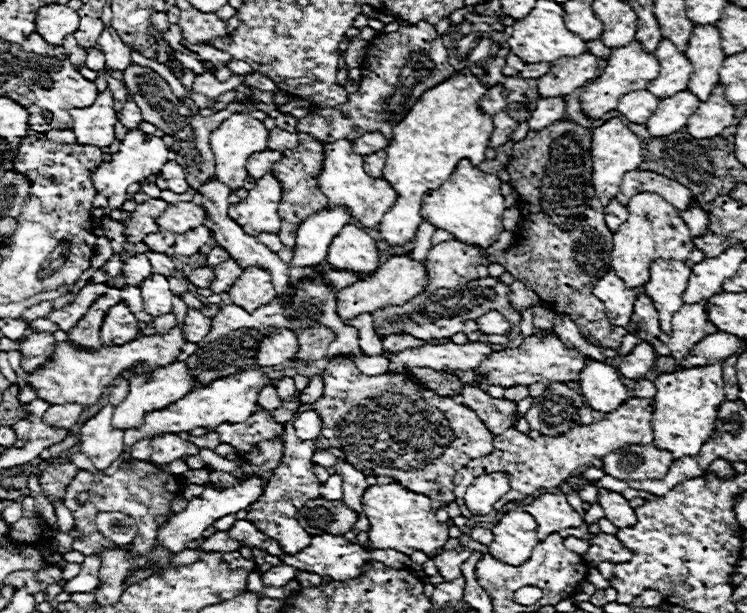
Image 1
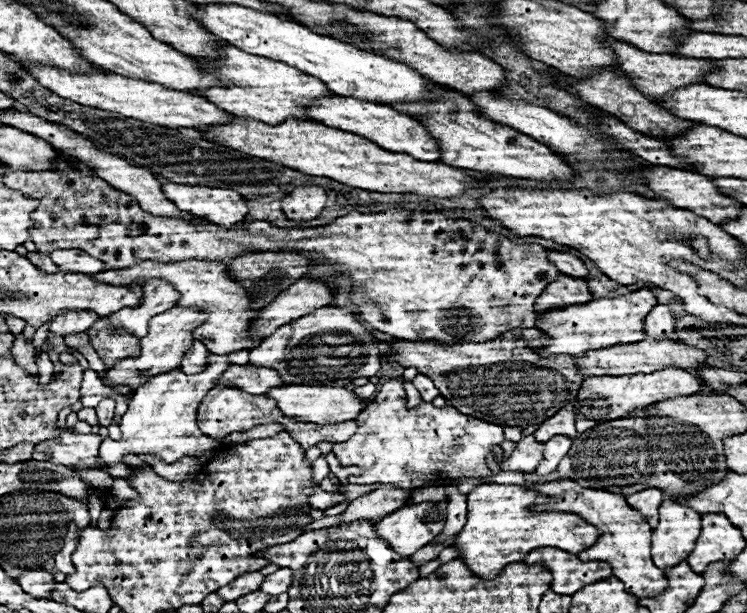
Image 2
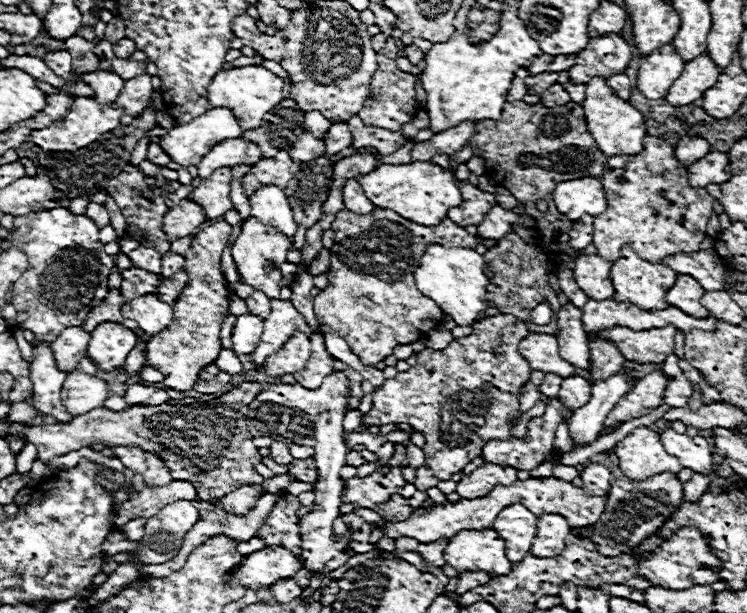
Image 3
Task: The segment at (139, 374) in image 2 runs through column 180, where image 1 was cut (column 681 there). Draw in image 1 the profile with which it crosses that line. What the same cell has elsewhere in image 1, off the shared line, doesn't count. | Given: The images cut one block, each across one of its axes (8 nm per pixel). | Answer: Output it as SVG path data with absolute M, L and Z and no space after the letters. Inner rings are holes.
M708 300L696 302L696 304L684 304L682 310L678 310L672 318L672 336L662 334L660 340L670 348L670 354L682 362L686 358L686 350L694 342L700 342L704 336L718 332L718 328L708 320L706 312Z

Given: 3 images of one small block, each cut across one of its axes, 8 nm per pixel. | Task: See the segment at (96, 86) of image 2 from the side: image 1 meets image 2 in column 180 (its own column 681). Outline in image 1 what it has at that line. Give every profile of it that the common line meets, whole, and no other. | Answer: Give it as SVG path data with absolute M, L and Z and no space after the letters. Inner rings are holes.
M684 90L682 94L674 94L666 100L660 100L656 112L646 122L650 136L668 136L686 126L686 120L696 112L698 98Z

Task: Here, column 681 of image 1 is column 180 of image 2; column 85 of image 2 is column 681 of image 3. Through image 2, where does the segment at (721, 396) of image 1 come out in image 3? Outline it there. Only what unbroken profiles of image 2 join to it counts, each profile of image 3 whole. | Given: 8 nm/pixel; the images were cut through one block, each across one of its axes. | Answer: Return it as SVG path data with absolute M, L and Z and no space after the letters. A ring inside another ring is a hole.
M646 426L632 430L614 446L614 452L618 456L618 468L630 480L640 482L666 470L682 470L678 458L666 454L664 446L660 444L660 436Z

